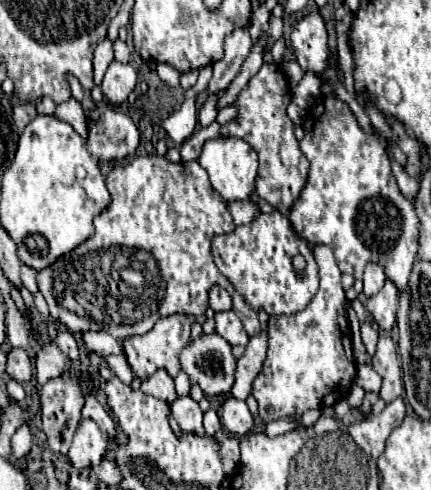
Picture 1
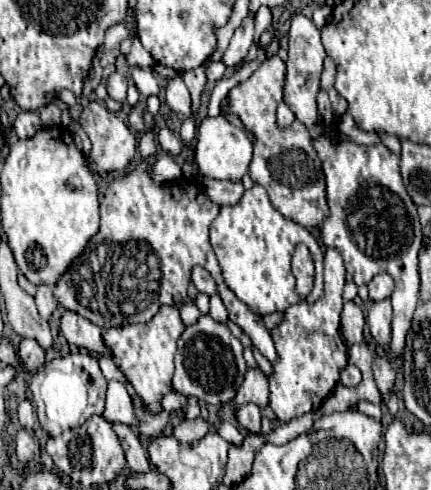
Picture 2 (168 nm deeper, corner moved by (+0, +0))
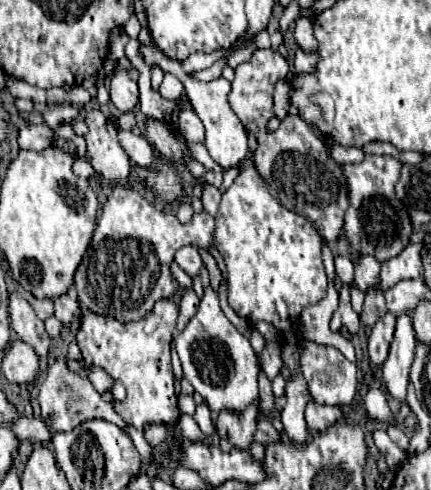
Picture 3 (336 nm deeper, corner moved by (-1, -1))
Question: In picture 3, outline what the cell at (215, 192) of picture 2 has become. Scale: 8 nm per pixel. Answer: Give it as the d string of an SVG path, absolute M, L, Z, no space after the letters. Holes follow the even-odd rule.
M207 187L203 189L203 205L205 205L205 211L209 215L217 215L217 209L219 209L219 201L221 201L221 191L217 187Z

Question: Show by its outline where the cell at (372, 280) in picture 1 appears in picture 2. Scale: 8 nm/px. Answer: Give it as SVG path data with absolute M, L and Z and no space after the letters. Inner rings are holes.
M376 274L372 278L372 282L368 284L368 292L370 292L370 300L384 300L390 298L394 290L394 280L388 274Z

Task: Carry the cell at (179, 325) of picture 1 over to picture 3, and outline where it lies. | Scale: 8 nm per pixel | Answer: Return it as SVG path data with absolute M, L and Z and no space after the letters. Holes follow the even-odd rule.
M161 299L155 303L153 311L145 319L123 323L97 315L93 311L83 311L79 317L77 345L83 357L107 371L115 381L123 383L127 395L123 401L113 401L113 409L123 417L125 423L145 429L147 423L175 425L179 421L177 395L173 389L173 371L171 371L171 337L175 331L179 315L179 305L173 299Z

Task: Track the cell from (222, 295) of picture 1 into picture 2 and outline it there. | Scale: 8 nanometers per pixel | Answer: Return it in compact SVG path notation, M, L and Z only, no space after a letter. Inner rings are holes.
M200 266L192 270L192 282L194 282L194 284L196 284L196 288L198 288L202 294L206 294L206 296L218 294L214 278L212 278L204 268L200 268Z

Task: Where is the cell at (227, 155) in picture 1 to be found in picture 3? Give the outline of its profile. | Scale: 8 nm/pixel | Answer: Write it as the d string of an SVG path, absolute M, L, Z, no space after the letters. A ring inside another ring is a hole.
M141 45L141 55L145 57L145 61L149 65L159 65L163 71L175 73L183 81L185 93L187 93L187 97L189 97L189 101L193 105L193 111L199 115L199 119L205 125L205 147L207 147L209 155L221 167L229 169L229 167L235 167L239 161L247 159L247 153L249 153L249 147L247 147L247 131L245 131L245 127L241 125L241 121L237 119L237 115L233 113L233 109L227 103L227 95L231 91L231 83L225 77L219 77L219 79L213 79L213 81L207 81L207 83L197 81L197 79L193 79L191 75L187 75L183 71L183 67L181 67L181 63L177 59L169 59L157 47L145 47L145 45Z

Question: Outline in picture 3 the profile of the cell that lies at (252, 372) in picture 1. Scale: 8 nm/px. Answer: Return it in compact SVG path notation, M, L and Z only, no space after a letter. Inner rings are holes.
M253 403L245 413L231 415L227 411L219 411L215 429L221 439L229 439L229 443L235 449L247 451L253 443L253 431L257 429L257 415L259 415L259 403Z

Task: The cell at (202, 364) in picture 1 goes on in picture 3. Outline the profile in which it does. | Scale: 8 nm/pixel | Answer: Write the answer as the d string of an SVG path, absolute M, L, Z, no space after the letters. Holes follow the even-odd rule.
M211 287L203 291L197 313L189 319L183 333L179 333L177 353L183 365L183 375L191 381L195 391L203 395L209 409L213 411L227 409L233 413L241 413L251 403L257 401L259 397L257 357L251 349L249 339L241 335L221 311L219 297Z

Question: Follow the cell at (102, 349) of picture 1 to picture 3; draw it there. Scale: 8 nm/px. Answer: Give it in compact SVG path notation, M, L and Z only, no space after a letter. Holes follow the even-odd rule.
M72 285L65 295L55 299L55 317L63 325L69 325L71 321L75 321L79 317L79 313L81 313L81 309L79 309L77 292Z

